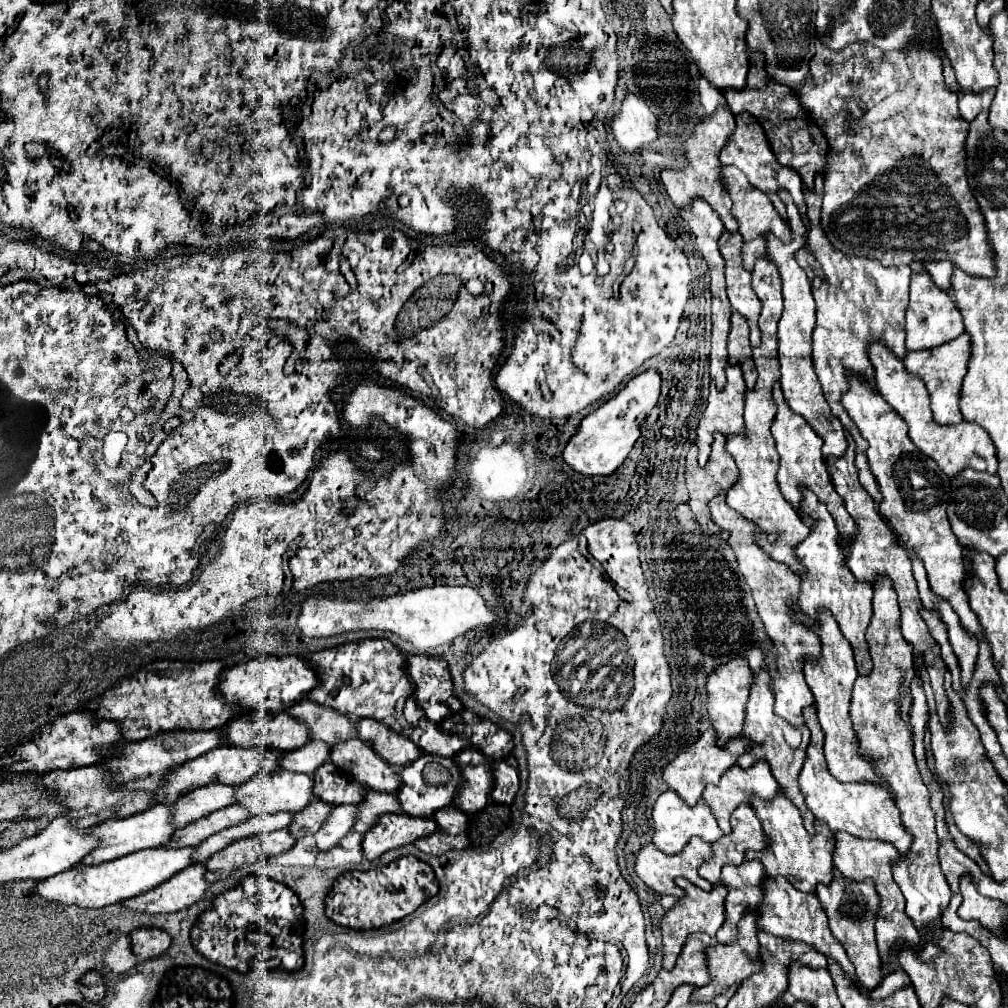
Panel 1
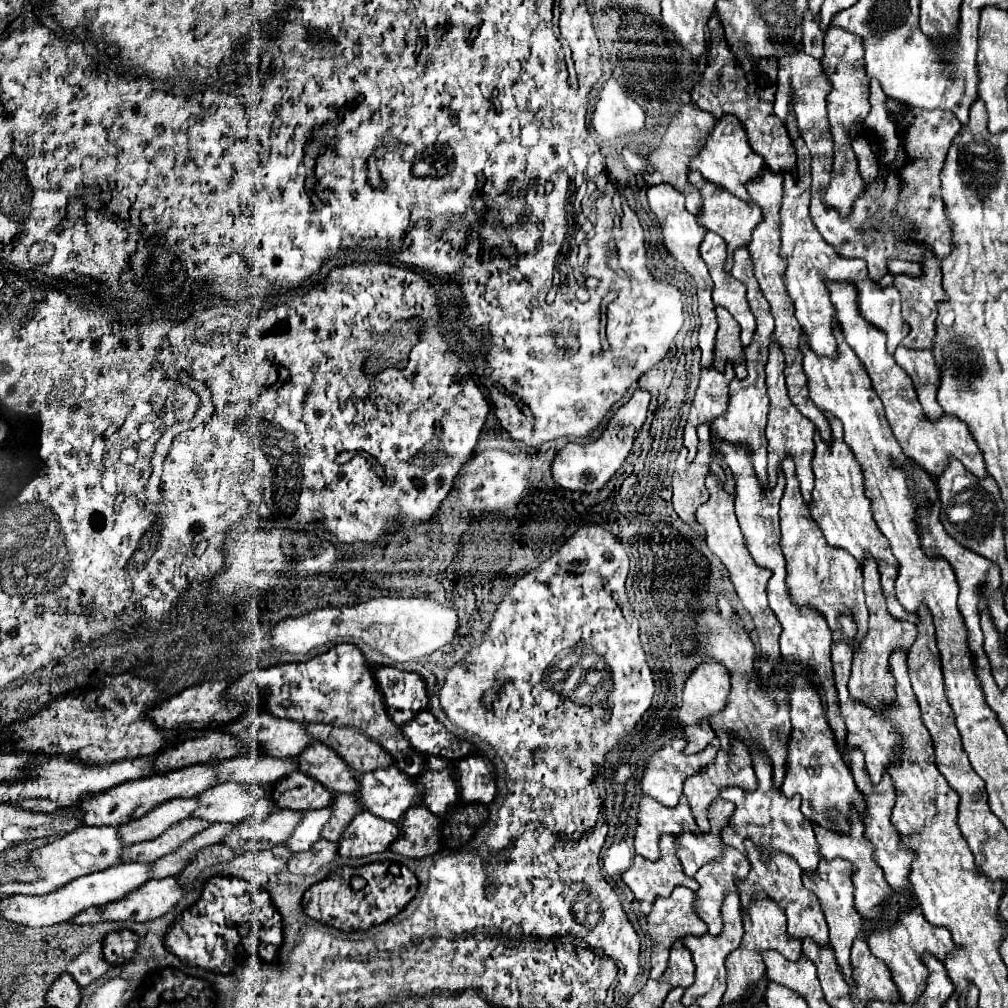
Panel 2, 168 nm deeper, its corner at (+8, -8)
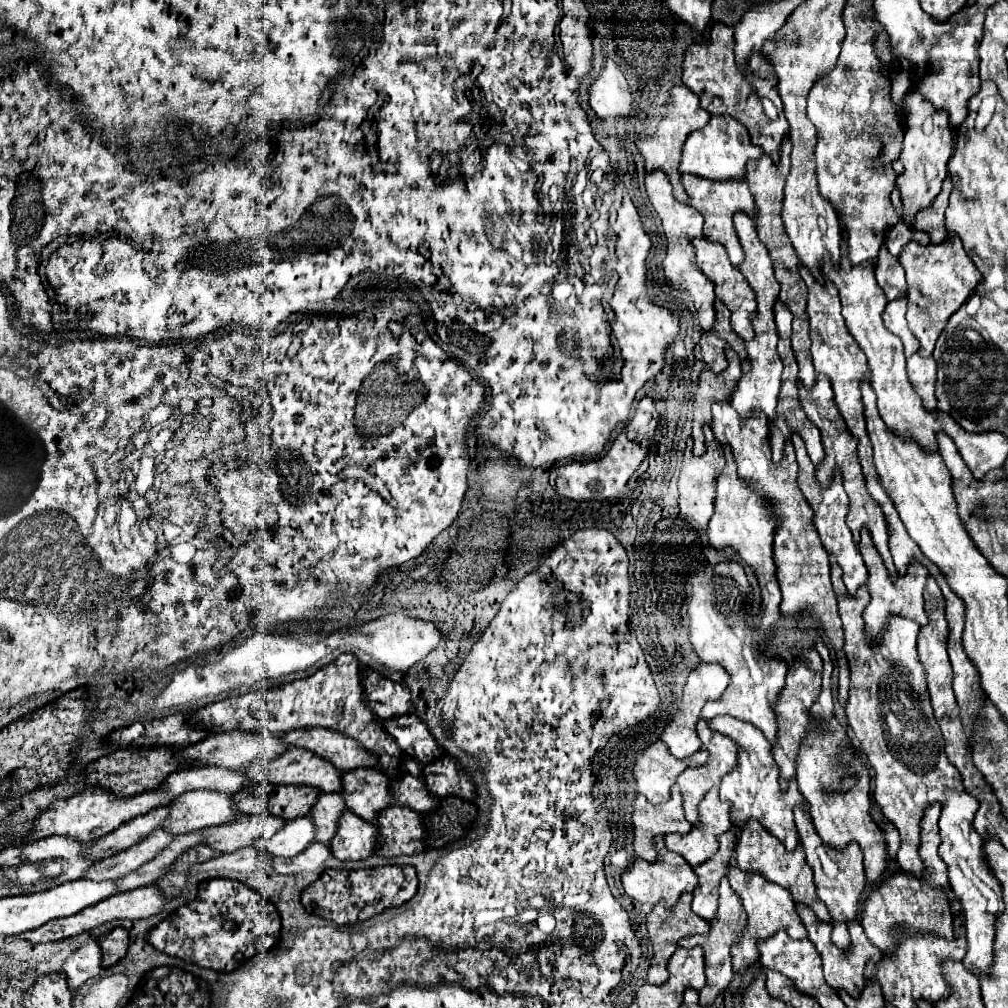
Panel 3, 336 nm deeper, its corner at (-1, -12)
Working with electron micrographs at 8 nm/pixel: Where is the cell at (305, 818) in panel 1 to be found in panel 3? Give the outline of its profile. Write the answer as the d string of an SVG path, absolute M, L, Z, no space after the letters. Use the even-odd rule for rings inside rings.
M241 815L233 825L219 825L213 829L203 829L205 845L219 853L231 853L241 847L253 845L259 837L271 837L283 827L281 817L273 815Z

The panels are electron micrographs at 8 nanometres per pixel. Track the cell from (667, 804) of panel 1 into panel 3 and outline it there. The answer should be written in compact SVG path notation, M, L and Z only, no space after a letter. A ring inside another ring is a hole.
M671 793L671 799L663 805L651 805L645 797L637 795L633 801L633 851L641 859L653 863L657 851L651 845L651 839L659 833L683 833L689 831L691 823L685 821L681 795Z

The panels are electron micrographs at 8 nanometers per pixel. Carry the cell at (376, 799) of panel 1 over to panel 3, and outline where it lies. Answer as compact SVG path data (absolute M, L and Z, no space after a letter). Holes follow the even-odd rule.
M321 793L317 797L317 805L313 805L313 809L309 811L309 815L313 817L315 825L317 825L317 839L321 843L329 843L337 831L337 823L341 813L345 811L345 801L341 797L341 793Z

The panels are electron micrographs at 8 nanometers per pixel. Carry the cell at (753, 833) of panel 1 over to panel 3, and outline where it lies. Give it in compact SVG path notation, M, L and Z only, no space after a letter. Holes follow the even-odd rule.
M711 789L699 803L699 825L693 825L687 835L665 835L665 845L669 851L679 853L691 867L697 867L717 851L717 837L729 829L729 803L717 797L717 789Z

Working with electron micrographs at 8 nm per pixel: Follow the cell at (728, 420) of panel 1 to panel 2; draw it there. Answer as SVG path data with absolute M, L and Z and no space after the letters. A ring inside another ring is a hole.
M726 365L724 373L716 369L702 369L700 385L696 389L696 397L688 415L688 423L684 429L684 445L688 449L688 461L696 455L698 435L696 429L702 423L712 423L716 417L726 413L728 407L728 385L734 379L734 367Z

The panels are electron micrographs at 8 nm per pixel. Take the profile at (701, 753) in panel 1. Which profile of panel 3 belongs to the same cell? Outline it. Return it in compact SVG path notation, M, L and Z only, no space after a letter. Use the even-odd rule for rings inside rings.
M655 741L635 757L635 789L637 793L645 795L649 803L659 805L669 799L669 789L675 785L677 775L681 775L689 767L701 767L707 761L709 753L705 749L697 751L693 757L677 759L669 753L663 741Z

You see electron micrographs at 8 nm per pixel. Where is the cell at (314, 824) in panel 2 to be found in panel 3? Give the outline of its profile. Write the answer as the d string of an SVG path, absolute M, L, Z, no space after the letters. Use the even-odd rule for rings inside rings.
M299 817L297 821L287 821L273 837L257 839L253 845L259 851L267 851L277 857L295 857L301 853L315 837L315 825L311 817Z

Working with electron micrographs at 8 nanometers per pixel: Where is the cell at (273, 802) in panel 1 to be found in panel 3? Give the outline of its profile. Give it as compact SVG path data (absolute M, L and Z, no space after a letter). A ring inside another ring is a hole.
M189 791L185 795L179 795L173 799L169 811L171 813L161 829L169 829L169 833L175 835L223 825L239 815L235 811L231 795L215 791Z

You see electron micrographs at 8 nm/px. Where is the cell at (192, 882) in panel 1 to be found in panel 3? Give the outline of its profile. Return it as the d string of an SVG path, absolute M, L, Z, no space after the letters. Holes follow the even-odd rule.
M153 885L137 887L133 891L125 891L125 893L107 897L105 901L99 901L97 905L93 905L93 909L83 909L81 913L77 913L73 917L65 917L65 921L49 921L49 925L41 925L41 929L33 929L33 933L21 933L19 937L29 941L29 943L59 941L59 939L67 939L67 937L91 931L97 925L107 923L107 921L115 921L115 919L147 919L147 917L159 913L165 903L167 903L167 899L161 895L161 891L157 887L153 887Z

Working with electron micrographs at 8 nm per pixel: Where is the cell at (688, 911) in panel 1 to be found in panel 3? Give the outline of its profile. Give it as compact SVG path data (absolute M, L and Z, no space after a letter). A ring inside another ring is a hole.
M683 893L677 901L675 907L671 909L665 909L663 903L657 903L653 907L653 911L645 917L645 925L647 925L647 933L649 933L649 939L653 943L653 961L651 961L651 967L649 967L649 973L647 973L647 981L649 983L655 983L655 985L661 985L667 981L667 961L669 957L673 955L675 947L677 947L677 941L681 937L687 937L687 935L707 935L709 933L709 925L705 919L697 917L693 911L691 911L691 899L693 895L691 893Z

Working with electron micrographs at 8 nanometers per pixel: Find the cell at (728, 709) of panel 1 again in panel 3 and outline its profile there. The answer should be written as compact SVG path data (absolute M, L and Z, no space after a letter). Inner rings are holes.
M699 663L699 665L689 673L687 683L685 683L685 687L683 687L683 699L681 699L681 703L679 703L679 707L677 707L677 713L675 713L671 725L659 735L659 739L669 747L669 751L671 751L677 759L687 759L687 757L691 757L693 753L697 753L697 751L701 749L701 741L699 741L697 731L695 731L695 725L697 725L697 721L699 721L699 711L701 711L701 707L705 705L705 701L709 701L709 699L713 699L713 701L719 699L727 685L729 685L729 675L727 675L727 671L725 671L721 665L717 665L717 663Z

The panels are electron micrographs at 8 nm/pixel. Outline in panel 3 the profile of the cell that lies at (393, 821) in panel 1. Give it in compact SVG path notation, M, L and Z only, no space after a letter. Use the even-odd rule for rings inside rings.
M345 811L341 813L341 821L337 825L333 841L329 841L329 849L339 861L359 861L373 855L375 839L377 827L373 823Z

